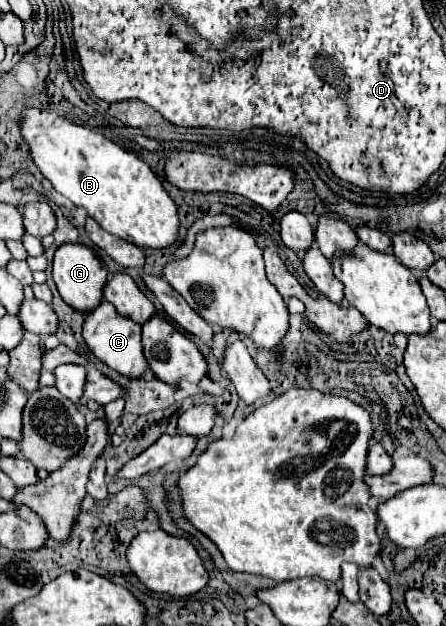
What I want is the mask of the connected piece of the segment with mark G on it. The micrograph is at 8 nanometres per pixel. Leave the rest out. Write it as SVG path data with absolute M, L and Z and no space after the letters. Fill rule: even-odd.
M63 244L57 248L53 258L53 280L67 306L77 312L91 312L103 302L103 286L107 282L107 268L97 254L85 244Z

